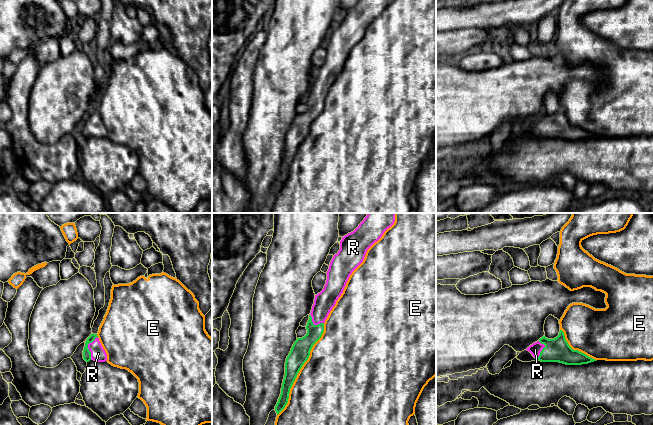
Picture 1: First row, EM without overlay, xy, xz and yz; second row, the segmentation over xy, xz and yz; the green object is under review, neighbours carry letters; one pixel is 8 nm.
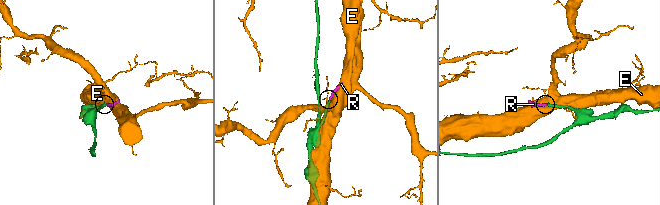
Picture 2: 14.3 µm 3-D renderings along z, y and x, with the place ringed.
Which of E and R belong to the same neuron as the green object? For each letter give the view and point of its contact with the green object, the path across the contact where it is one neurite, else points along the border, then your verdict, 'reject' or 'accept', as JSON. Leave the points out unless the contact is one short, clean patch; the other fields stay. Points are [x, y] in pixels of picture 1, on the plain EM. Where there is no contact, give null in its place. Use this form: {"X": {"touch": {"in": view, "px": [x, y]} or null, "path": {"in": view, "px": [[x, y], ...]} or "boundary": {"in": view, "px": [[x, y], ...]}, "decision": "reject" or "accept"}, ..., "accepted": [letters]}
{"E": {"touch": {"in": "xz", "px": [300, 144]}, "decision": "reject"}, "R": {"touch": {"in": "xy", "px": [87, 123]}, "path": {"in": "xy", "px": [[86, 129], [87, 123], [98, 129]]}, "decision": "accept"}, "accepted": ["R"]}

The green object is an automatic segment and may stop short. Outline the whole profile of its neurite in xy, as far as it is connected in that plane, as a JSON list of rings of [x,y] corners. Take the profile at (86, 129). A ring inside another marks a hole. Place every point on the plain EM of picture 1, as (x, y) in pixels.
[[[91,110],[86,118],[83,126],[83,135],[86,138],[90,136],[105,138],[107,137],[107,130],[103,125],[97,110]]]

